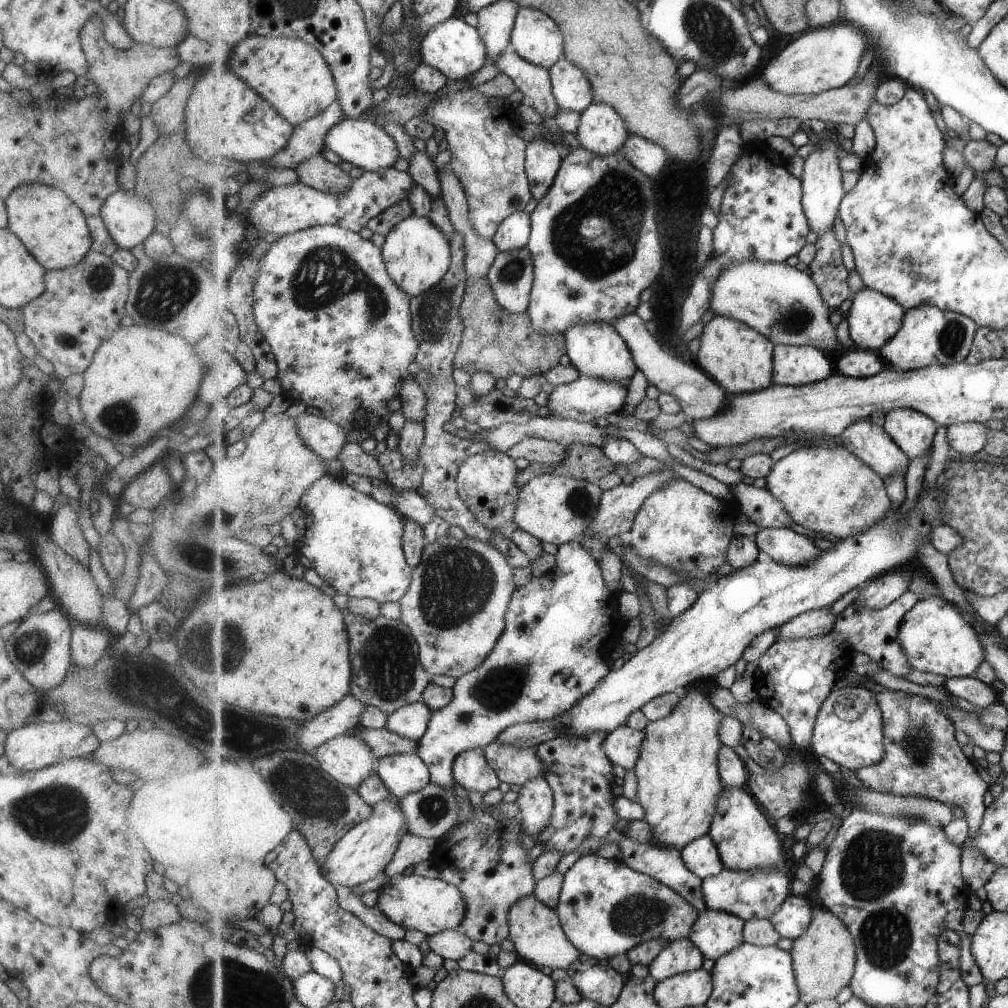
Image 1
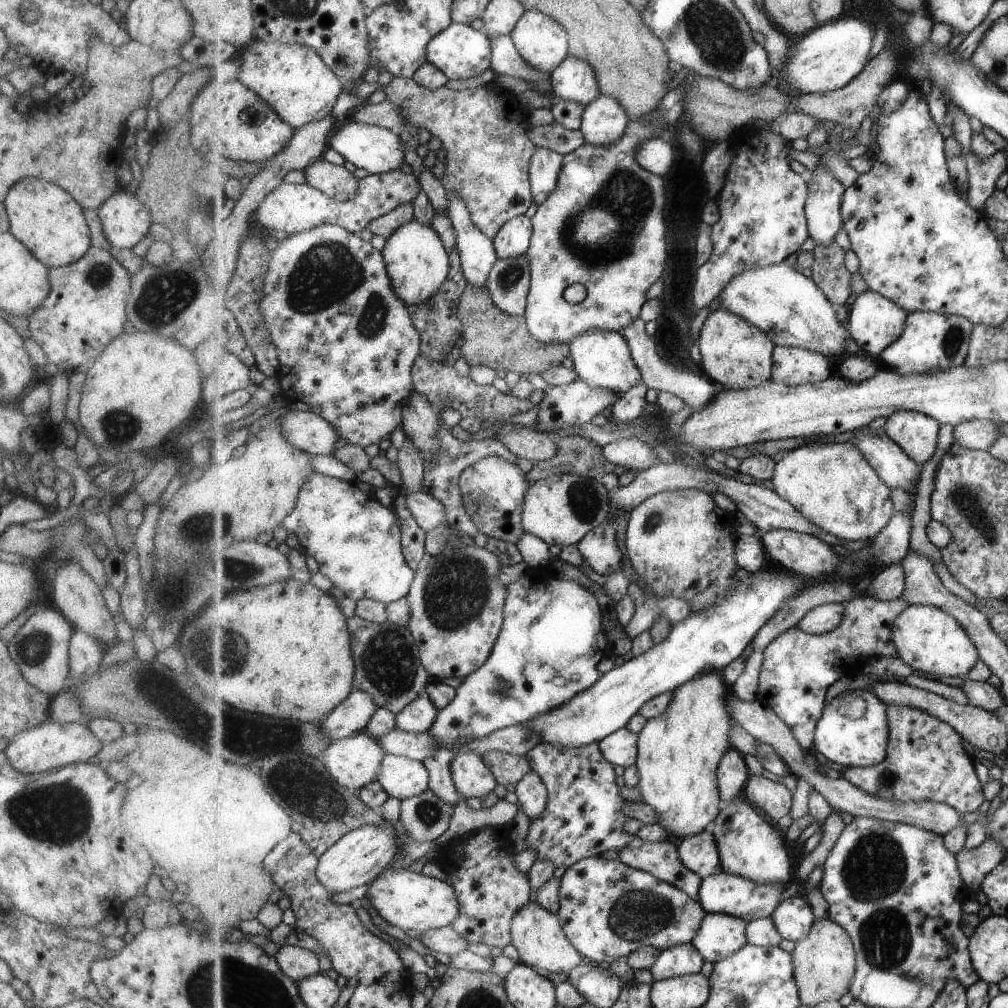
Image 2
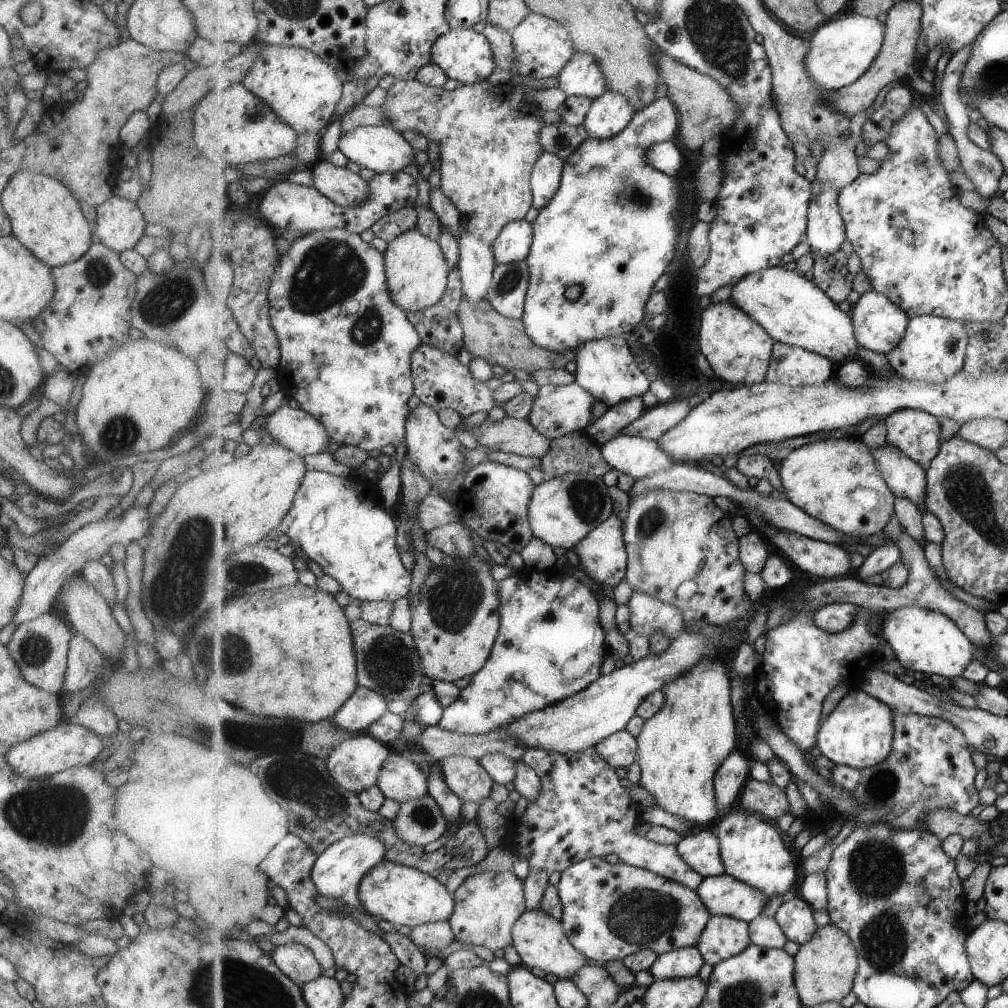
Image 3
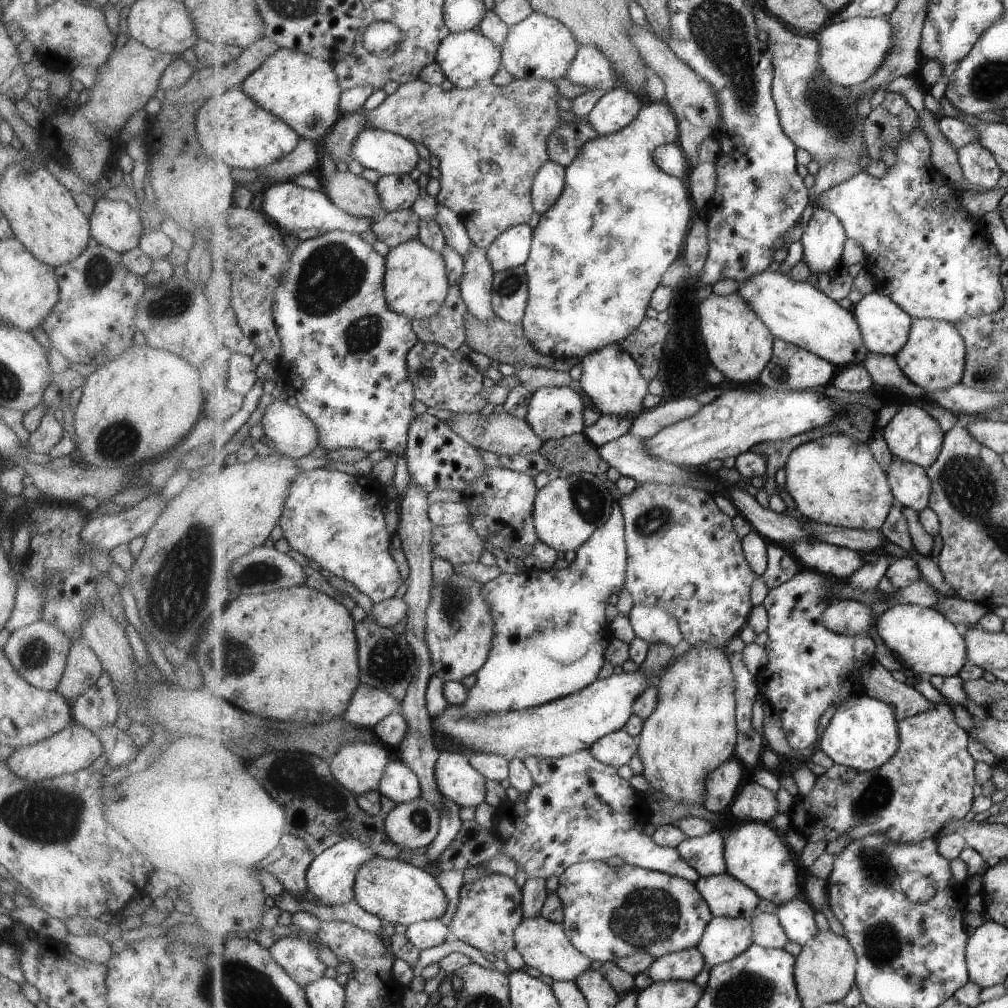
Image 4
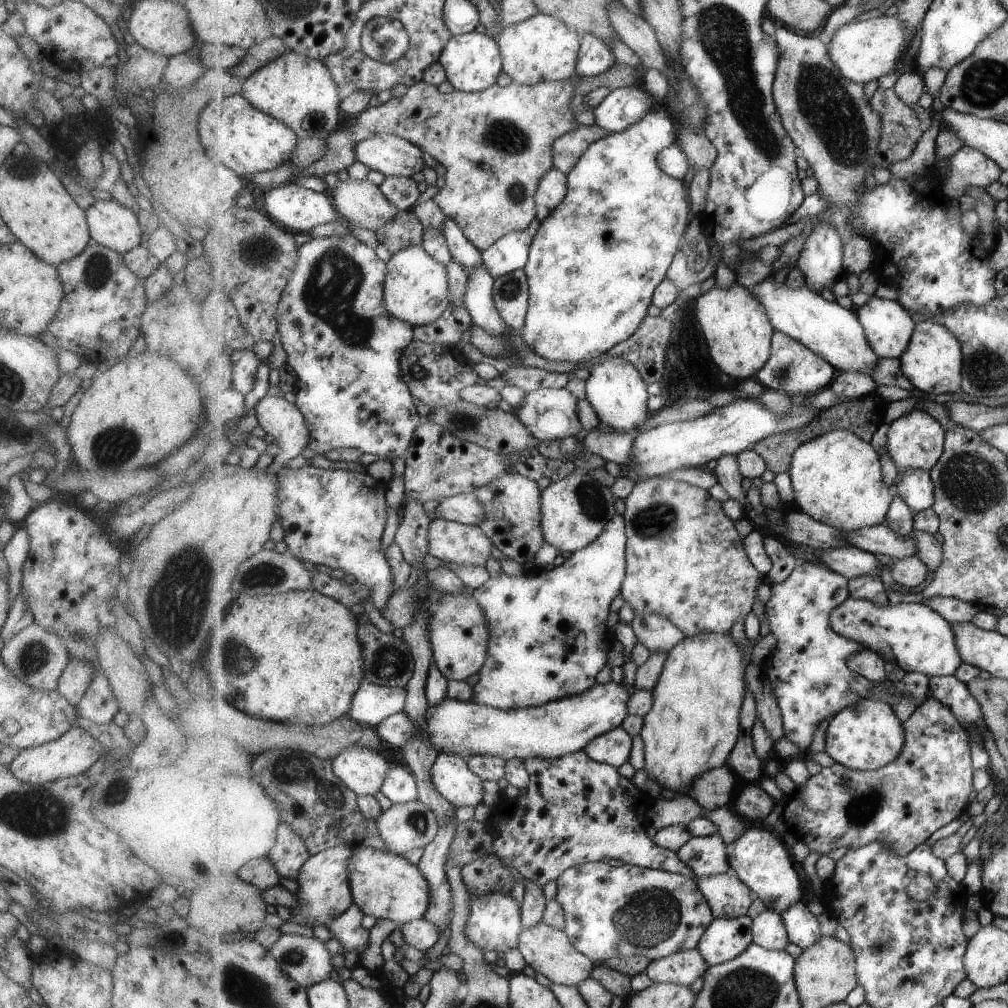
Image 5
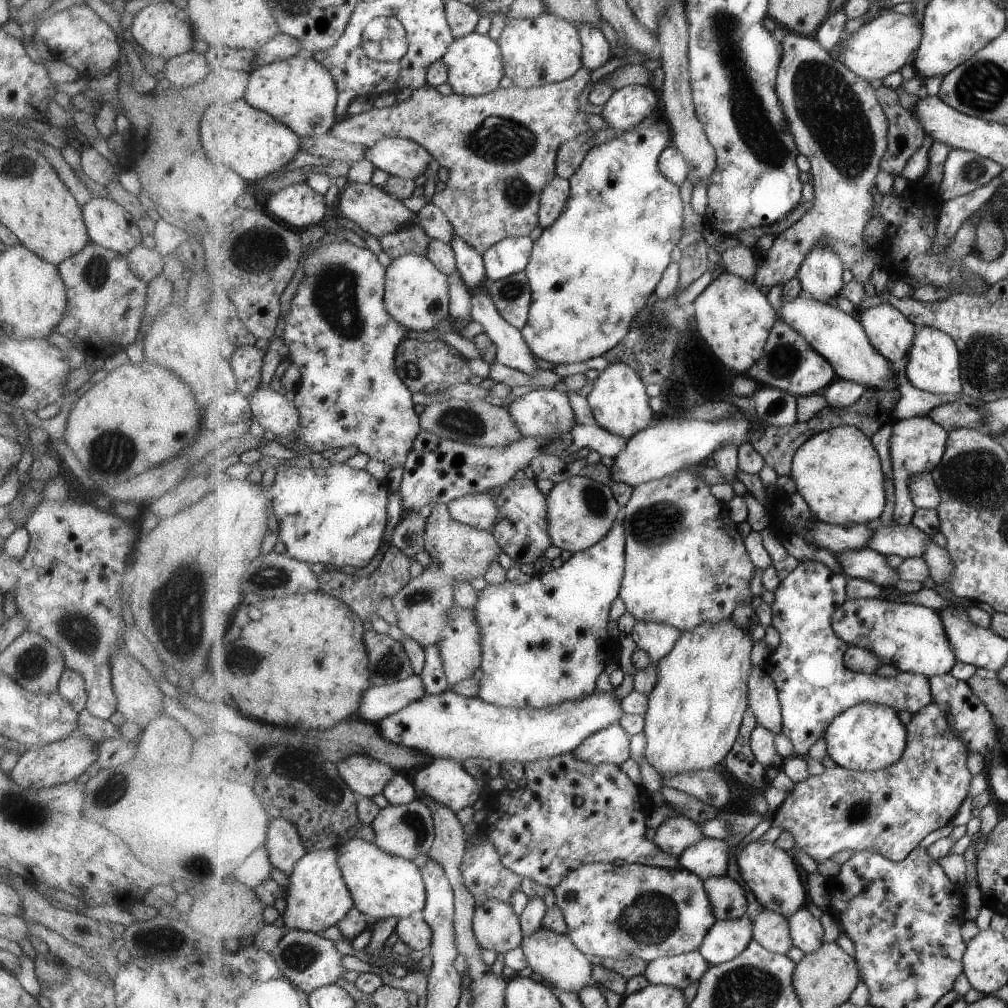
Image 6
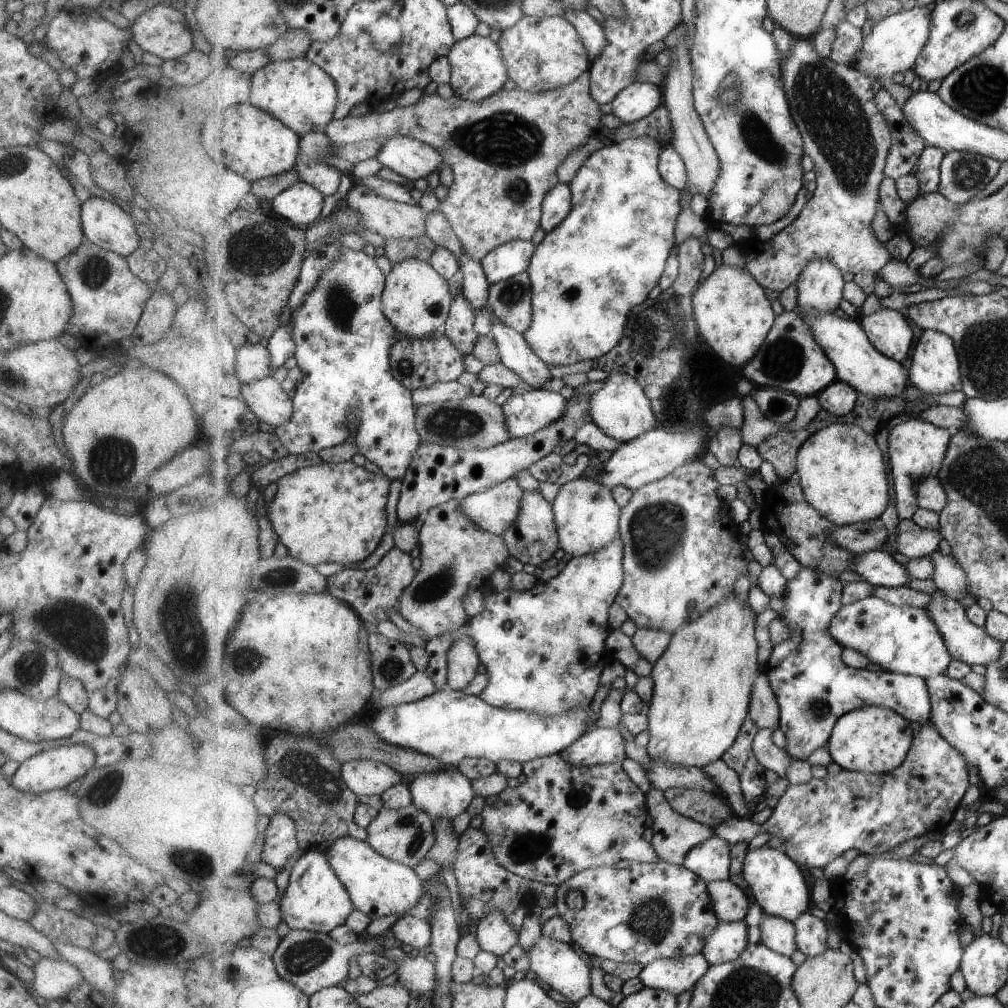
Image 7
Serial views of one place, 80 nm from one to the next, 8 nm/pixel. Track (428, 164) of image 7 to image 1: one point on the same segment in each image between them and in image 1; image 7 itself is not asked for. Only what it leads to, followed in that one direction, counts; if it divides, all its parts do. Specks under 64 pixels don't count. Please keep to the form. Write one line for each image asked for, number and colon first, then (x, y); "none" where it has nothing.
1: (362, 143)
2: (377, 149)
3: (379, 148)
4: (388, 153)
5: (389, 154)
6: (403, 157)

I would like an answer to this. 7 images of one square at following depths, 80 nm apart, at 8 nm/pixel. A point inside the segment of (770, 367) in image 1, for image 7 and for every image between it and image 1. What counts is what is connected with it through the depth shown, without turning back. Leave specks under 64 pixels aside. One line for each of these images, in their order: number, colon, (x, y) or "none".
2: (735, 353)
3: (739, 350)
4: (738, 343)
5: (739, 332)
6: (734, 317)
7: (734, 316)

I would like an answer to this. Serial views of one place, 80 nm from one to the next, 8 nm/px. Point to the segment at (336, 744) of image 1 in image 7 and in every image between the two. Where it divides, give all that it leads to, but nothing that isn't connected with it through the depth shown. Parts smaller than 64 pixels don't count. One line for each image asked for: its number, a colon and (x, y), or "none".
2: (354, 761)
3: (356, 764)
4: (360, 766)
5: (362, 769)
6: (367, 776)
7: (366, 777)

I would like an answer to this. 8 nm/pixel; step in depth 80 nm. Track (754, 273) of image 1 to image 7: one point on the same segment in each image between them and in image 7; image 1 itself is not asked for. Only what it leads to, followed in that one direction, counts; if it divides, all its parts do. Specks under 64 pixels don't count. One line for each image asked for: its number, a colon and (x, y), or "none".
2: (787, 304)
3: (792, 307)
4: (797, 311)
5: (836, 333)
6: (841, 338)
7: (858, 362)

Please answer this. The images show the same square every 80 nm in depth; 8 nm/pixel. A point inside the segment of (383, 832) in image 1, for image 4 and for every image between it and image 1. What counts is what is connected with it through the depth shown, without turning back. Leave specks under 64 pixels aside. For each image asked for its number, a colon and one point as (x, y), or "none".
2: (360, 856)
3: (338, 872)
4: (332, 876)

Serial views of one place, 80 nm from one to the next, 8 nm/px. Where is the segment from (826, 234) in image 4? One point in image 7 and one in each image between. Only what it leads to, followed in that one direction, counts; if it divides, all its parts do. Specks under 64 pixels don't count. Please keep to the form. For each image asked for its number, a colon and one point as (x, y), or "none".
5: (821, 261)
6: (821, 274)
7: (821, 286)

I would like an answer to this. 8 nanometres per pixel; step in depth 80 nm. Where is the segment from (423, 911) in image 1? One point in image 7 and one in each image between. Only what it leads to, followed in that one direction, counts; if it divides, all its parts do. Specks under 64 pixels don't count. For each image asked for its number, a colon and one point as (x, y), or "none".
2: (410, 900)
3: (404, 896)
4: (396, 891)
5: (387, 886)
6: (383, 886)
7: (378, 886)

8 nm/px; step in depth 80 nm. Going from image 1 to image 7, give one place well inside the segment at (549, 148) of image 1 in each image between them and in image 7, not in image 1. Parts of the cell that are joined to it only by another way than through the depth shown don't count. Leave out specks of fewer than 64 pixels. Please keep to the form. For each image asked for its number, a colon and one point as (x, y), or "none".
2: (546, 166)
3: (547, 174)
4: (550, 182)
5: (553, 188)
6: (554, 199)
7: (558, 204)

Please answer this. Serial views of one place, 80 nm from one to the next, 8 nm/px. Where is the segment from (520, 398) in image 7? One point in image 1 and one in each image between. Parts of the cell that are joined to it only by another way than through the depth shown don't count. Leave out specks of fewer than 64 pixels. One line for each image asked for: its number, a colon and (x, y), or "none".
1: (588, 399)
2: (576, 403)
3: (558, 410)
4: (554, 412)
5: (550, 414)
6: (545, 412)

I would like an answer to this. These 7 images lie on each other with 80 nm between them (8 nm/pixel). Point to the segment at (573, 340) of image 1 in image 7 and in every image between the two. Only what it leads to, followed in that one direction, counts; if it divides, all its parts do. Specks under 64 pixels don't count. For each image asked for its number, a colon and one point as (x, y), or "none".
2: (604, 360)
3: (607, 368)
4: (611, 377)
5: (616, 389)
6: (619, 402)
7: (621, 408)

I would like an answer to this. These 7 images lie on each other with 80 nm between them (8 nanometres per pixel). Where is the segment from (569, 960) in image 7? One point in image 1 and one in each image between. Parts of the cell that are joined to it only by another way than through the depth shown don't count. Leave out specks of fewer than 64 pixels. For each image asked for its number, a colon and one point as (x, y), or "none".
1: (535, 927)
2: (539, 935)
3: (541, 940)
4: (545, 945)
5: (549, 951)
6: (554, 956)

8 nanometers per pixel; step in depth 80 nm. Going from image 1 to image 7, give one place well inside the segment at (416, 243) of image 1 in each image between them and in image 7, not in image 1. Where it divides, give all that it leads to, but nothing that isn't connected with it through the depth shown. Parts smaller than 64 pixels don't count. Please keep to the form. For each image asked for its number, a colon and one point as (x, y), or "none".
2: (418, 263)
3: (418, 272)
4: (417, 283)
5: (416, 288)
6: (417, 296)
7: (417, 300)

